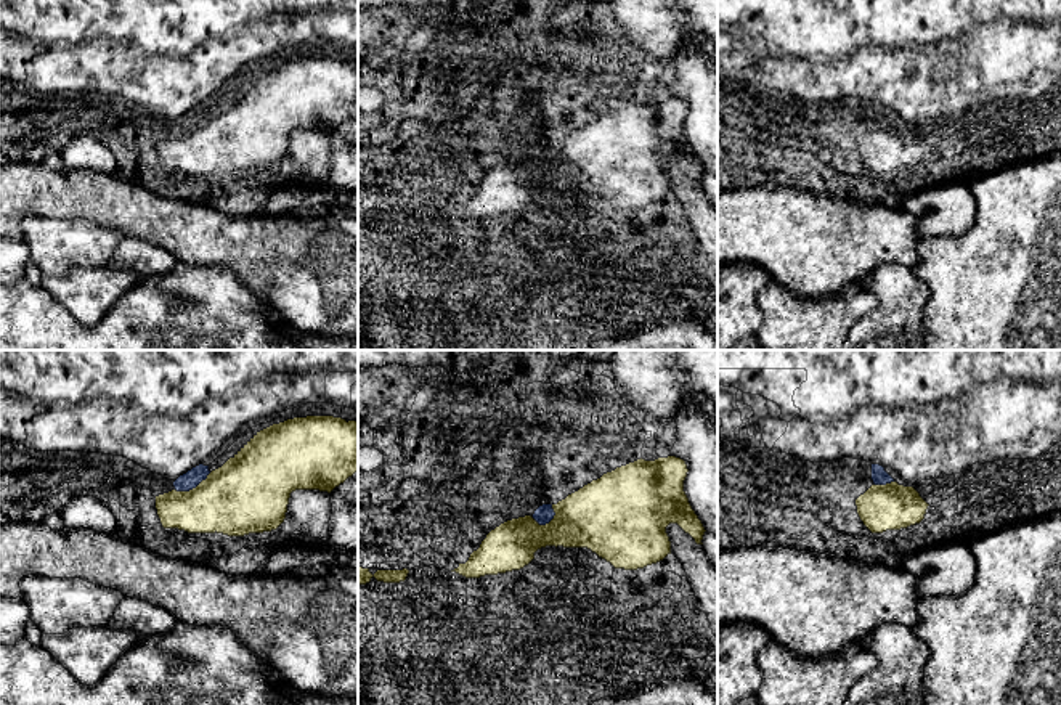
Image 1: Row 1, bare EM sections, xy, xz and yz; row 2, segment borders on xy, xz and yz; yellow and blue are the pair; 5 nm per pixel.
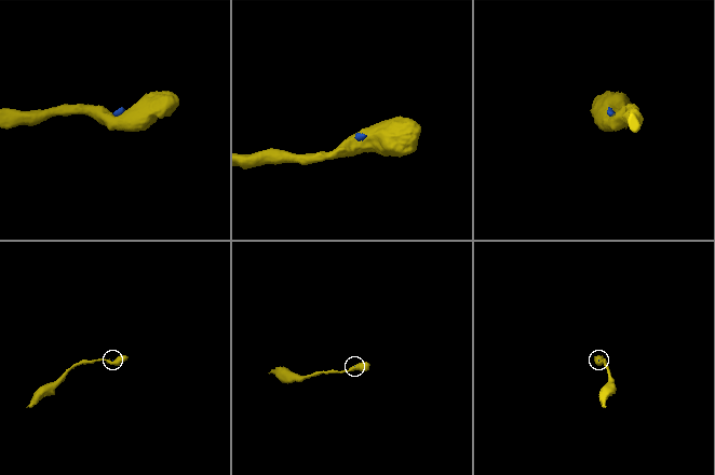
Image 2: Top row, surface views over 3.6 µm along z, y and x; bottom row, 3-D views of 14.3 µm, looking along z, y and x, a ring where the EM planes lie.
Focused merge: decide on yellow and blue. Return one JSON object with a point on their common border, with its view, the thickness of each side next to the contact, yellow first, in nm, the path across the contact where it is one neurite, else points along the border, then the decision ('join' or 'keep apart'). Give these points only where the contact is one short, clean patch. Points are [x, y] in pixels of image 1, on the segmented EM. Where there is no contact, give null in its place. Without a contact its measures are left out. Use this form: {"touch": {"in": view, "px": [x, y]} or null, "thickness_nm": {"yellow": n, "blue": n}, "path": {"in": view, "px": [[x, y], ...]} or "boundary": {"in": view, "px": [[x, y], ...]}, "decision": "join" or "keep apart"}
{"touch": {"in": "xy", "px": [193, 489]}, "thickness_nm": {"yellow": 360, "blue": 90}, "path": {"in": "xy", "px": [[241, 497], [201, 497], [193, 489], [191, 479]]}, "decision": "join"}

